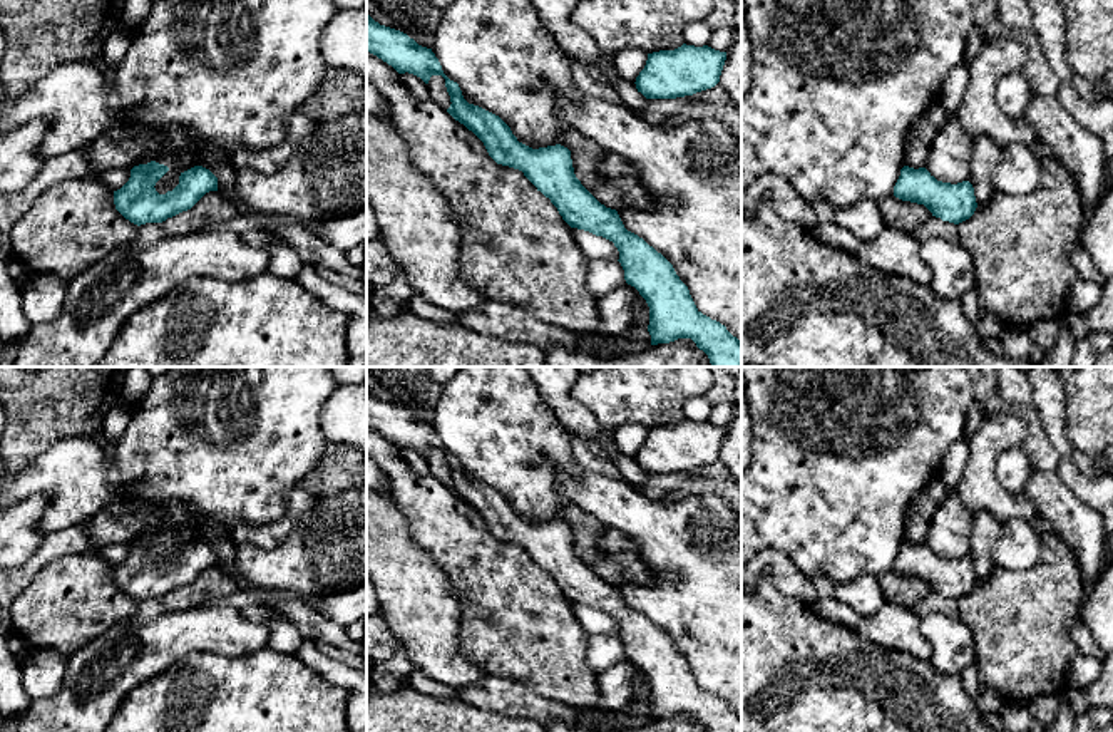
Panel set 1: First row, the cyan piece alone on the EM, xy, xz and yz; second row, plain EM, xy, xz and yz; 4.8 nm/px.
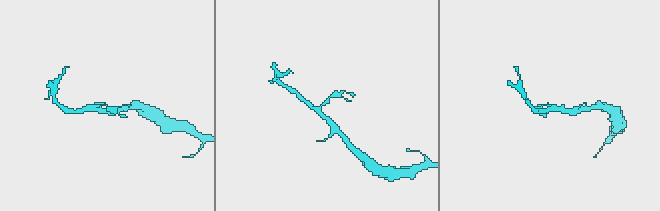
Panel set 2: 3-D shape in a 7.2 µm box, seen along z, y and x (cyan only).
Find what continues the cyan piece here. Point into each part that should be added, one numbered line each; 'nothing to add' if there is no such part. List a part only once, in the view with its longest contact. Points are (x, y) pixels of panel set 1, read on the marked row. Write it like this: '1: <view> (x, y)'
nothing to add

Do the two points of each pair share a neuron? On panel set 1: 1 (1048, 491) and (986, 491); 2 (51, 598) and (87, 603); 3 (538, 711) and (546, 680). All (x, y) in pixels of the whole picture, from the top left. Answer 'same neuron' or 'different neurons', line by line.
1: different neurons
2: same neuron
3: different neurons

